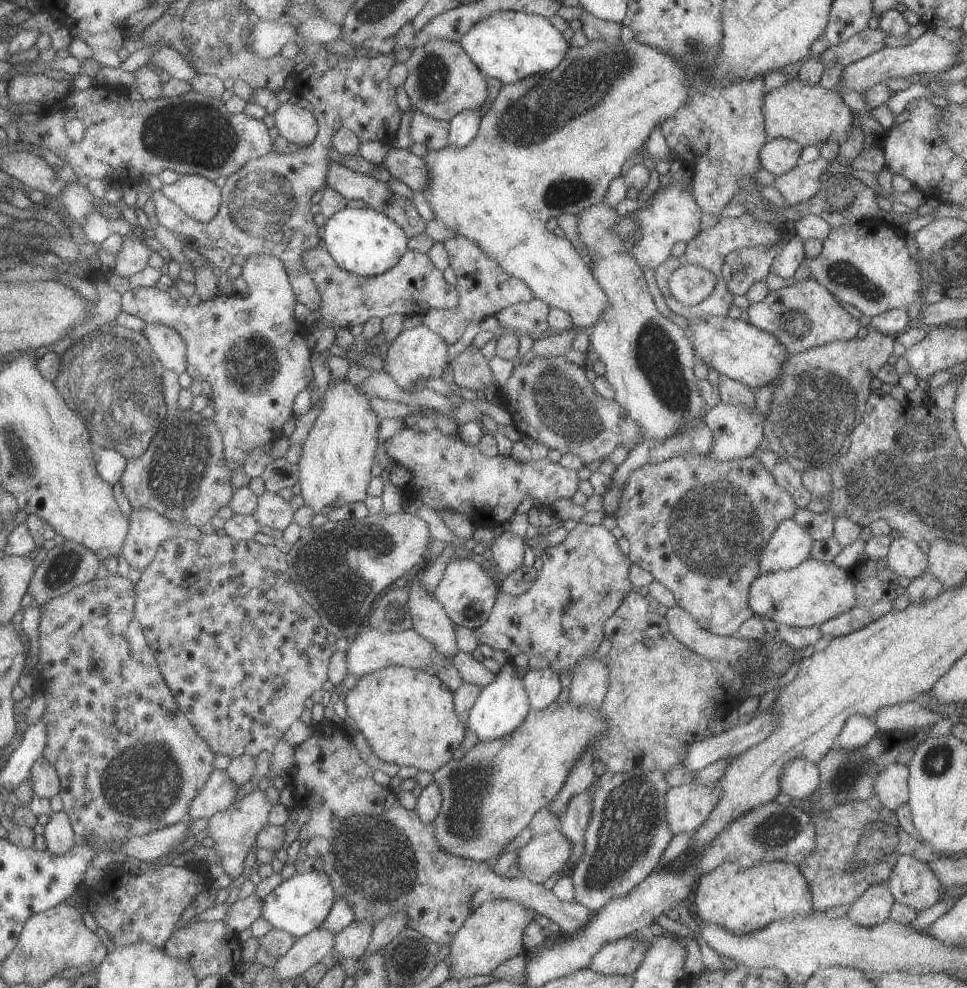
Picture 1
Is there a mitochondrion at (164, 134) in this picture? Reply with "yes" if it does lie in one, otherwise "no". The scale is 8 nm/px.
yes

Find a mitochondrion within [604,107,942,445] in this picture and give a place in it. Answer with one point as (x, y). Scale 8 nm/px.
(658, 358)

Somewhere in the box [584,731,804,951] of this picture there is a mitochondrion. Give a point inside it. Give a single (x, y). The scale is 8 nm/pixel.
(774, 830)

